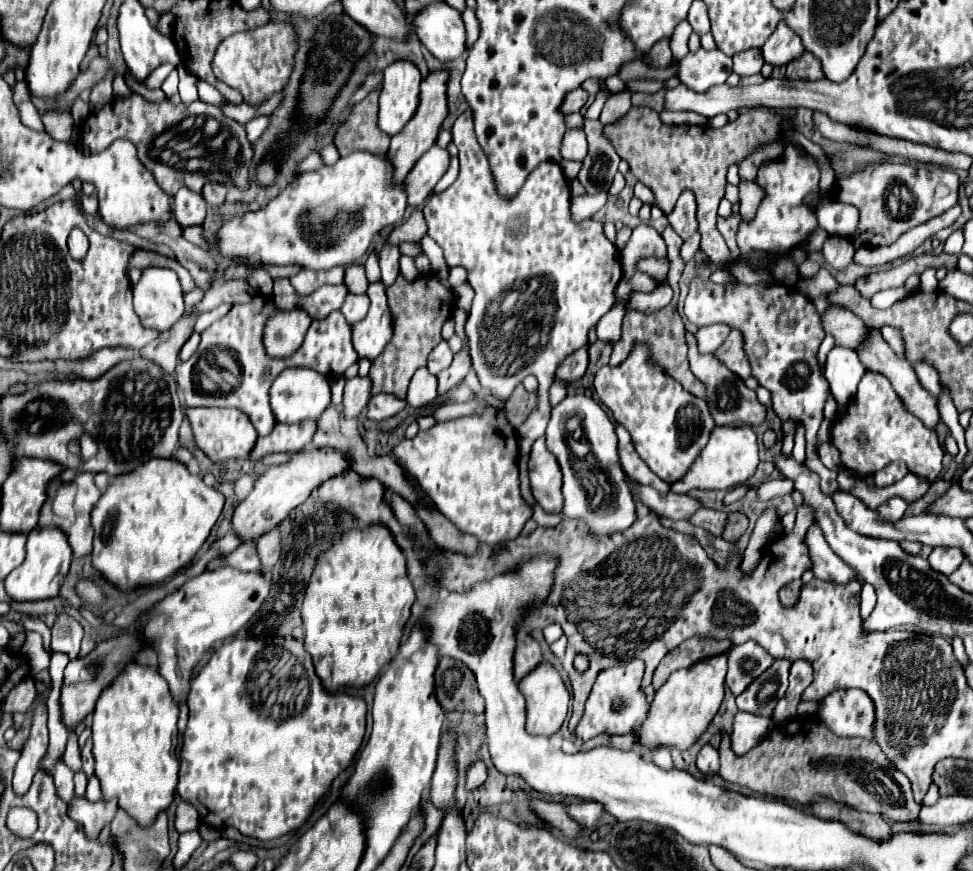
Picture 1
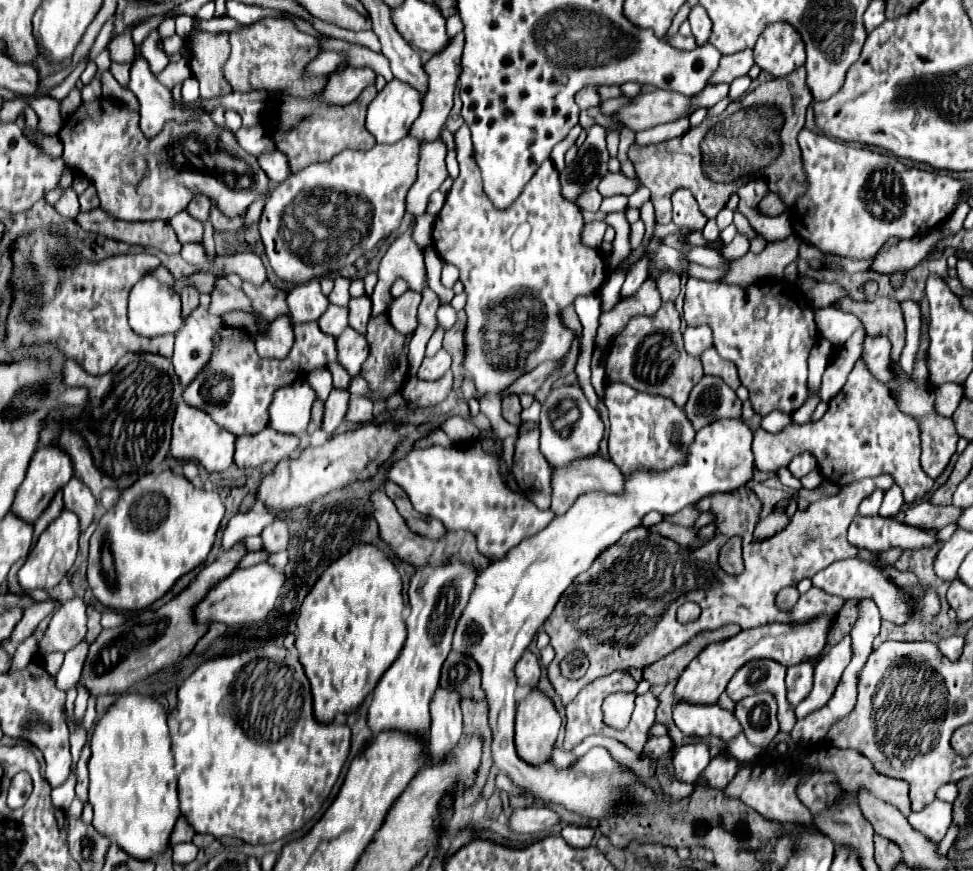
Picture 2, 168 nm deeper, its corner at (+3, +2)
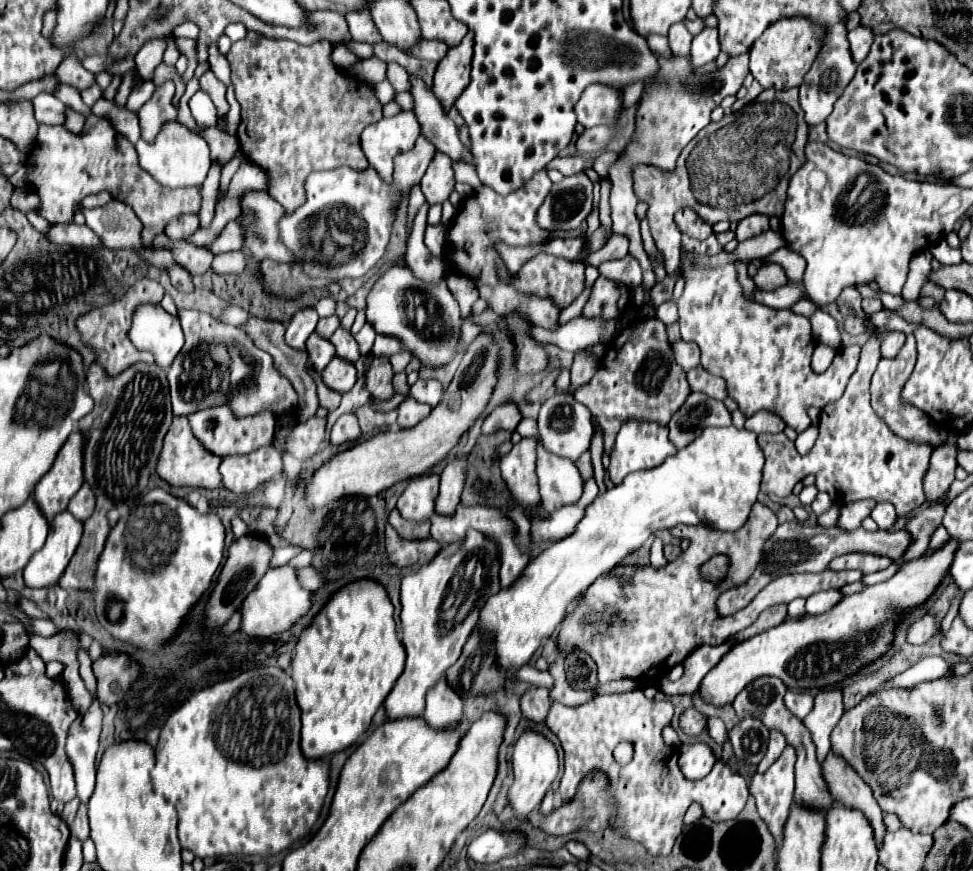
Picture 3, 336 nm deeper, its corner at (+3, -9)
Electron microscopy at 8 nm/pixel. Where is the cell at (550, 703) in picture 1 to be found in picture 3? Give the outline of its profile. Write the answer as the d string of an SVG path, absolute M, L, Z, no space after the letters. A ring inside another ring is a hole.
M524 729L518 741L512 745L512 773L514 783L508 791L508 801L518 811L518 819L526 819L528 813L540 805L542 797L546 795L546 791L558 775L558 753L554 743L538 731Z

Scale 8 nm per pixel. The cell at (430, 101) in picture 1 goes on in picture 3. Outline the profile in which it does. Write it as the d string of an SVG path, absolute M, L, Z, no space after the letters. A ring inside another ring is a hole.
M468 33L460 45L452 47L446 57L438 63L434 73L432 91L442 103L444 111L450 111L458 95L470 83L470 61L472 61L472 33Z

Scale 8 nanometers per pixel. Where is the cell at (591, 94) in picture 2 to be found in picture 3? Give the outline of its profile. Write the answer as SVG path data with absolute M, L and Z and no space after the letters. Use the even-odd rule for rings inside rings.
M590 85L584 89L574 111L584 127L614 123L620 115L620 91L606 85Z

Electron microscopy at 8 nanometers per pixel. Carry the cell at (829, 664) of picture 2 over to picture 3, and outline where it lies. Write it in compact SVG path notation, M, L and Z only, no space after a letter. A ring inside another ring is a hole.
M822 689L814 697L814 709L808 717L804 717L804 725L808 727L812 741L816 745L818 763L822 763L830 753L830 733L838 725L844 715L844 695L842 689Z

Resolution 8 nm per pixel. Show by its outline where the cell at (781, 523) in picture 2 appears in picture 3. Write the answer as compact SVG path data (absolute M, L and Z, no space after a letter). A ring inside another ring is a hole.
M782 523L774 531L774 535L766 541L764 557L762 557L758 569L754 571L754 575L744 585L732 587L720 595L718 613L720 615L732 615L732 613L740 611L742 607L746 607L752 601L752 597L756 597L756 593L760 589L764 589L772 579L776 579L780 575L820 573L820 571L828 569L828 563L834 557L846 555L852 551L864 551L864 553L876 553L876 555L900 559L912 543L914 543L914 539L910 539L910 533L906 529L900 529L900 531L880 531L878 529L878 531L870 533L862 527L856 531L842 531L838 527L820 527L820 525L808 527L808 525L800 525L800 523Z

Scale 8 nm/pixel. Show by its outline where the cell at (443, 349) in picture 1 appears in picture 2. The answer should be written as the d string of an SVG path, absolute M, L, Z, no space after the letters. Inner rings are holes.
M440 350L436 356L424 358L416 376L420 380L440 380L448 370L450 370L450 356L446 350Z

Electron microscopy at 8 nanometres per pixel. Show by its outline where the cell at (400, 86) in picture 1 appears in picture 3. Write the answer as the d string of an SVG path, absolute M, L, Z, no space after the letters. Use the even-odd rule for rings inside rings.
M400 111L394 117L382 117L378 123L368 125L362 131L362 149L368 163L378 171L384 181L392 181L394 157L402 151L410 151L420 135L418 119L412 111Z

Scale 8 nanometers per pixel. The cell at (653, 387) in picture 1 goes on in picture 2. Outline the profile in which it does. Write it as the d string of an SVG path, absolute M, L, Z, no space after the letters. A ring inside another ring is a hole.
M606 384L604 392L604 404L610 412L608 452L610 460L622 472L632 472L632 468L664 470L684 460L686 448L692 444L696 432L692 424L688 424L682 408L664 396L648 396L646 392L636 392L626 384Z

